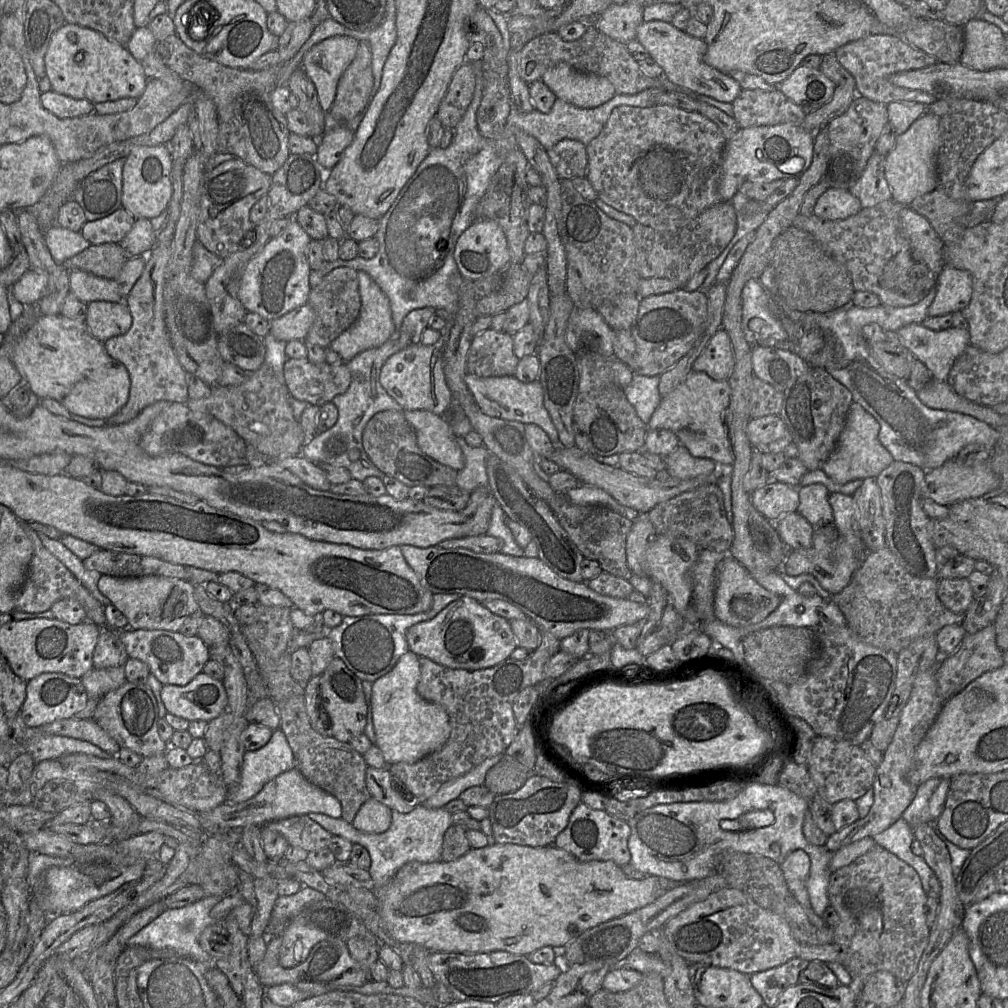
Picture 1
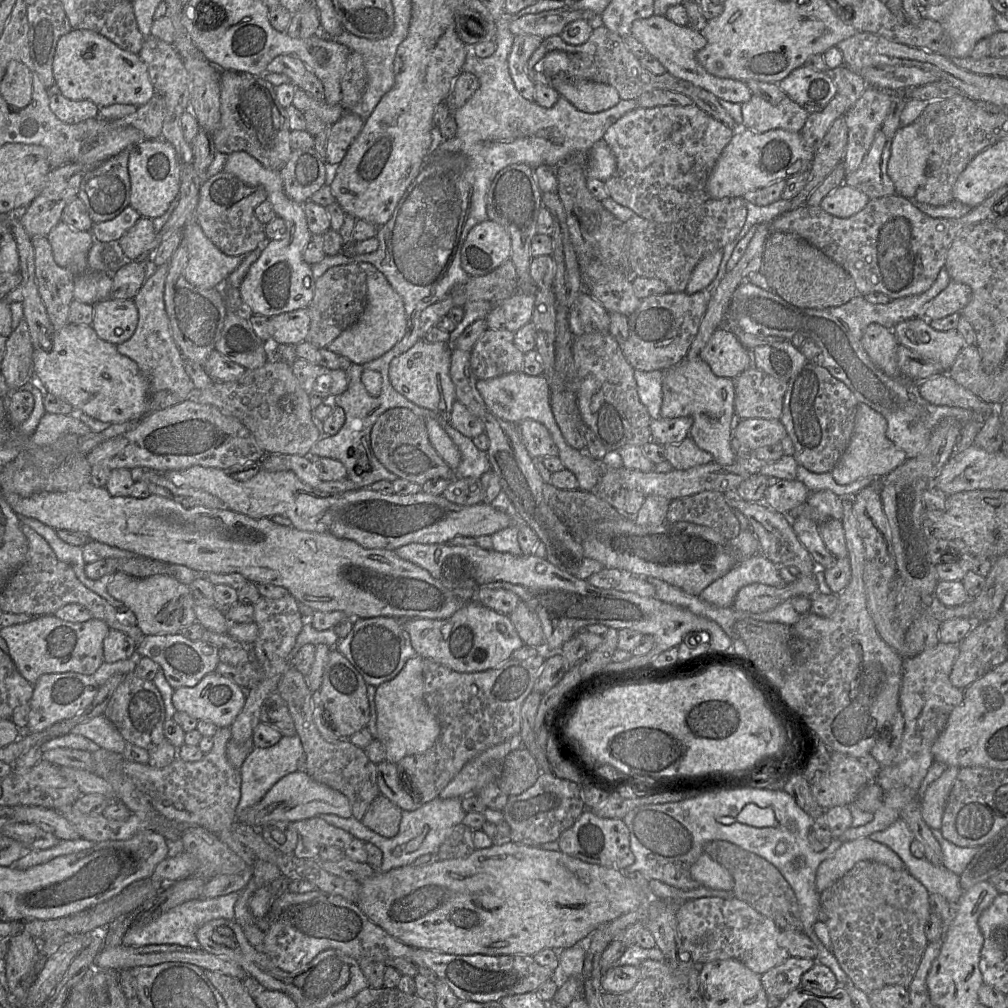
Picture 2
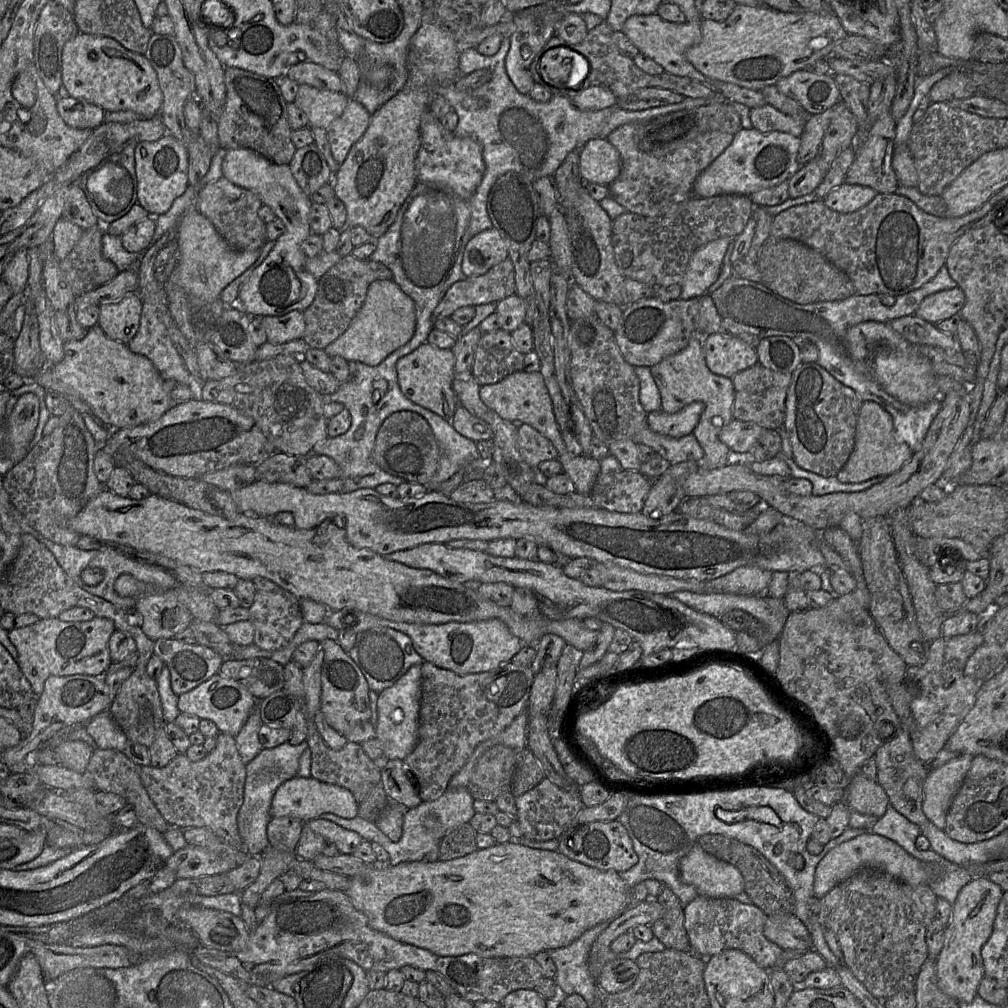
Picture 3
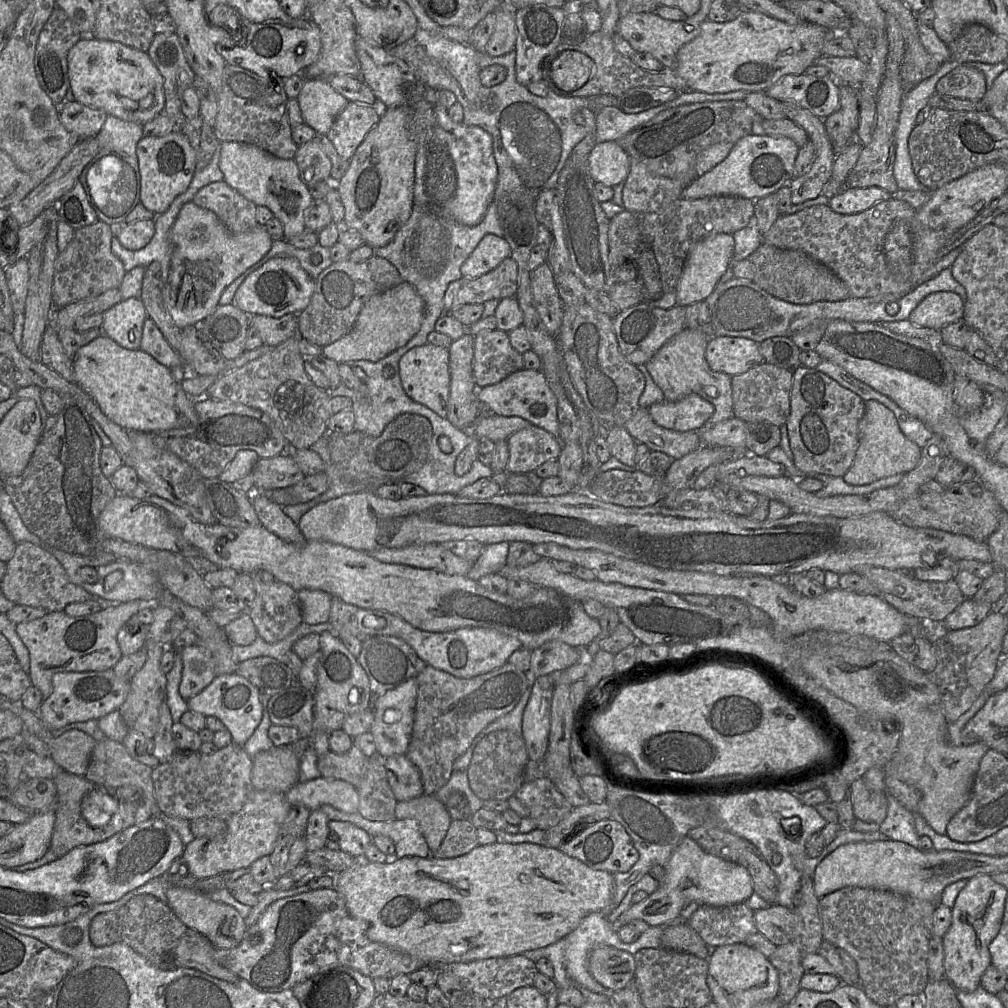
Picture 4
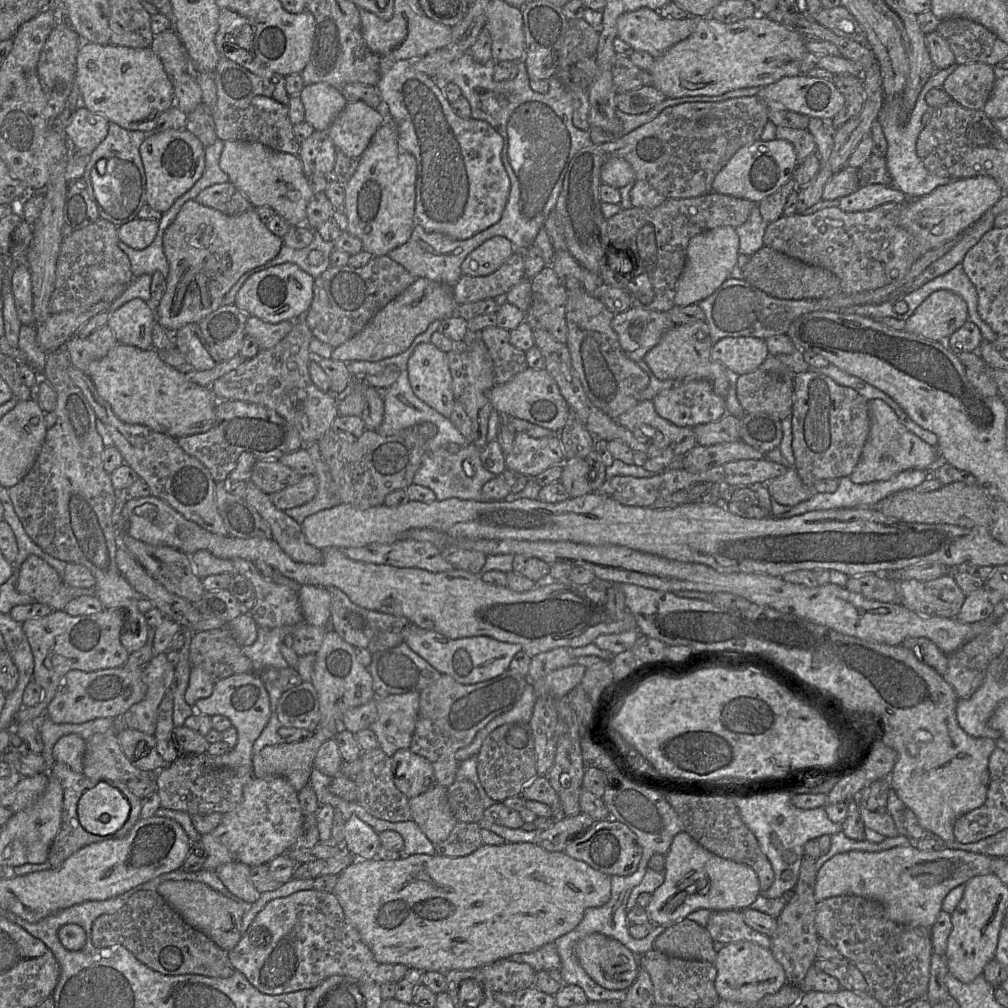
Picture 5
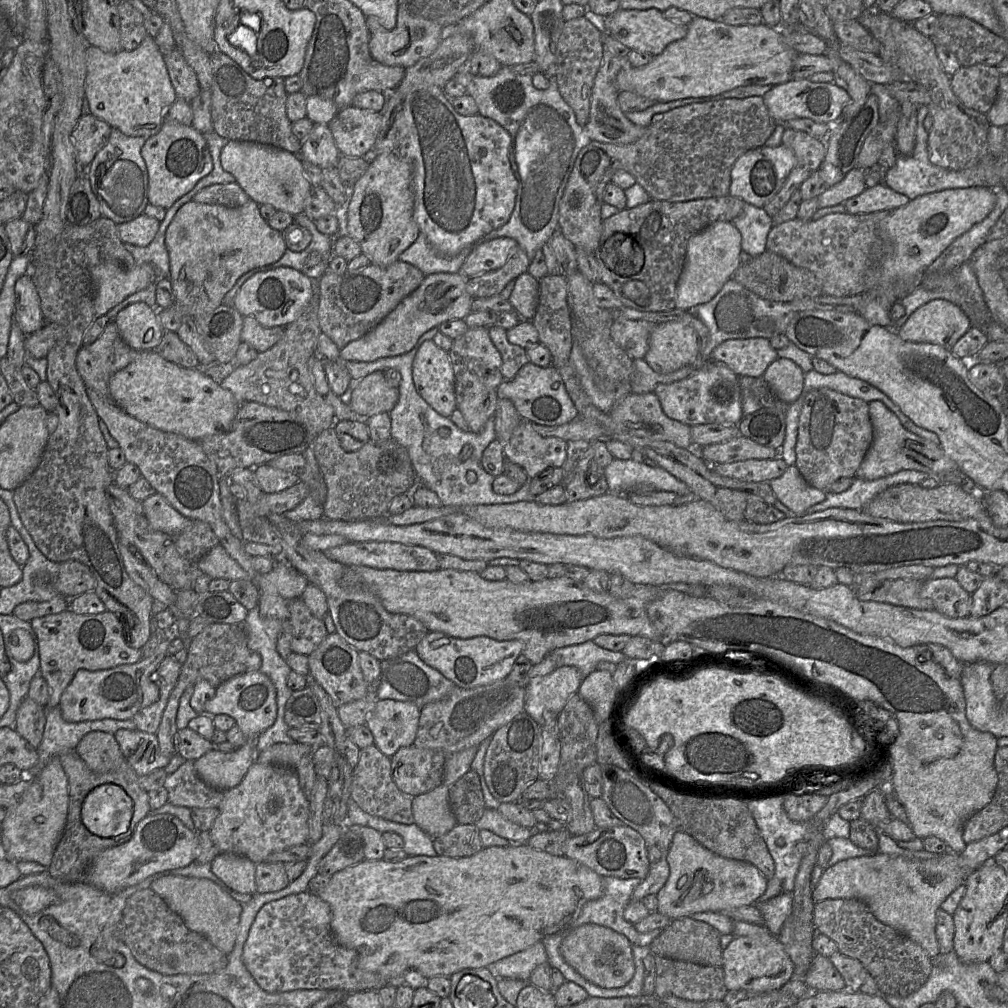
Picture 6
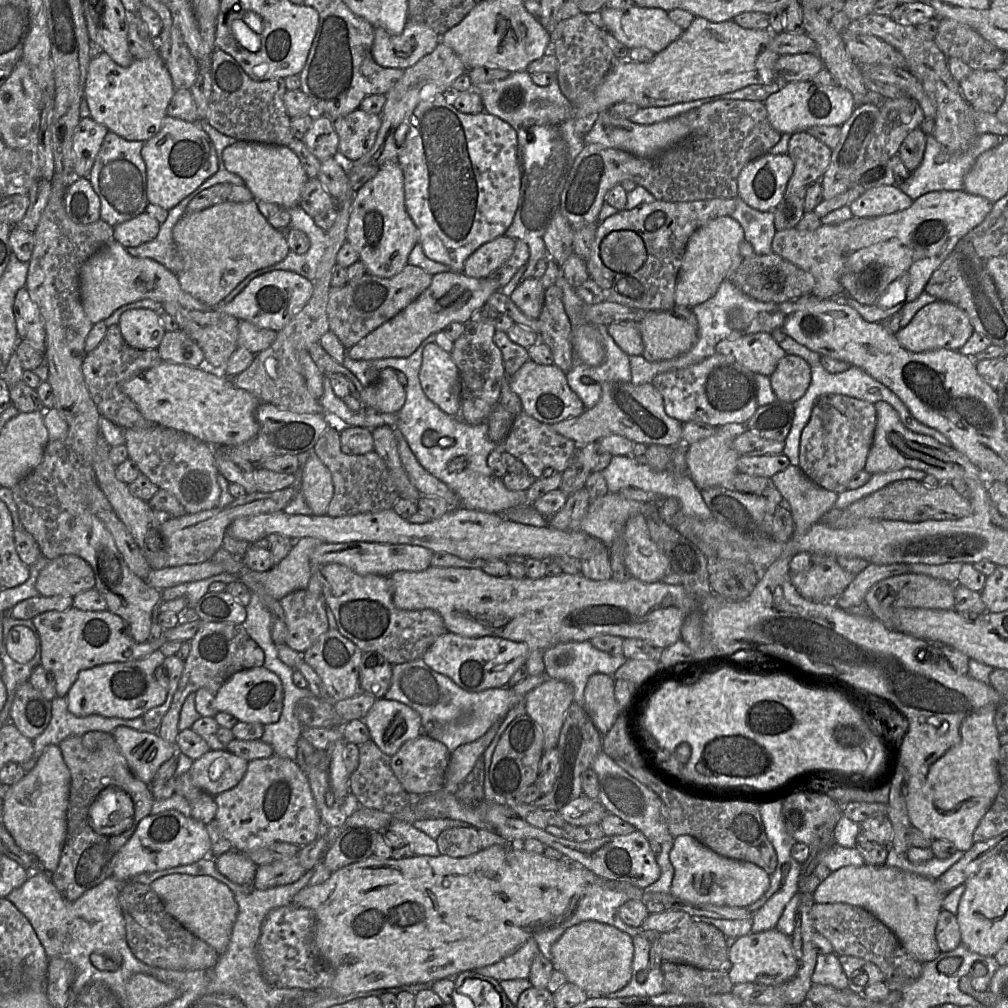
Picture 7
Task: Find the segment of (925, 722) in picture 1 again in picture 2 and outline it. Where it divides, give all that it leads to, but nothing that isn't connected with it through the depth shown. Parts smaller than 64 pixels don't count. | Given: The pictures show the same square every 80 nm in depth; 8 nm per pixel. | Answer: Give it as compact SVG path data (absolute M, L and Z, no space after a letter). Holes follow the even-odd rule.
M938 642L934 647L904 660L899 695L899 710L904 718L904 732L892 764L883 768L880 766L875 779L884 791L883 803L873 813L872 821L859 827L850 827L839 838L834 839L840 839L844 843L883 831L900 817L900 811L906 803L917 798L921 781L934 762L932 746L943 731L951 711L964 697L964 689L953 686L949 680L958 654L958 644Z

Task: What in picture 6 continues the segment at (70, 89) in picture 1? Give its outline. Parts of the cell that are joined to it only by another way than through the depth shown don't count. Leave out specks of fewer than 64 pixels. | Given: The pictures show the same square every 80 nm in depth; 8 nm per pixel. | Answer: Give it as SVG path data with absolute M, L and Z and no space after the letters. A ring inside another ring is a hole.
M147 35L133 51L122 49L108 53L90 45L86 50L87 75L85 99L90 113L131 137L149 138L157 134L164 119L164 112L176 100L164 55L154 38Z

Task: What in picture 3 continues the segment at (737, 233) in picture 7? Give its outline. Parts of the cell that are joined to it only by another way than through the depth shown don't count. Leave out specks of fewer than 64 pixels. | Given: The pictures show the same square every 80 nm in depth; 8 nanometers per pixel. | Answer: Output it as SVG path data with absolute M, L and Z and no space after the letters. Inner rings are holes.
M733 238L713 240L697 249L690 257L680 298L689 300L705 295L719 277L722 263Z

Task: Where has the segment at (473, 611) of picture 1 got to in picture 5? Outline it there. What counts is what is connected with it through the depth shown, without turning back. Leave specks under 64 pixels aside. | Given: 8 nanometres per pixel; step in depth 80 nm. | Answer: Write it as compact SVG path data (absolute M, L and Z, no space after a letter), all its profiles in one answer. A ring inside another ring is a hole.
M412 623L404 630L403 637L403 642L438 672L449 675L464 685L484 682L501 675L508 670L515 654L522 651L519 644L498 641L488 636L450 639Z

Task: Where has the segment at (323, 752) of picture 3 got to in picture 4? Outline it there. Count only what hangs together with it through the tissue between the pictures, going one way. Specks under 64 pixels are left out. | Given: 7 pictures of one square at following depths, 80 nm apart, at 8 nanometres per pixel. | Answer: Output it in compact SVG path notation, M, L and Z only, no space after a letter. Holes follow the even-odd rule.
M353 744L344 754L329 751L317 757L317 768L321 777L349 782L358 789L366 770L368 757Z

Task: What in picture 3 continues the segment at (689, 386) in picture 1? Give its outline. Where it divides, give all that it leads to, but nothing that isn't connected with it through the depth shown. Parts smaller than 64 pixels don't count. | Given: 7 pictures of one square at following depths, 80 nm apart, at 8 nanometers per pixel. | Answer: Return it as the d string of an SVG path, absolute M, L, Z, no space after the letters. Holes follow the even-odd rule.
M694 335L688 345L681 351L663 359L652 366L650 372L660 391L661 410L673 414L686 405L701 401L705 404L699 423L693 431L694 436L704 451L700 469L712 470L727 466L734 456L730 449L719 438L721 430L733 419L734 386L732 379L712 373L704 357L703 337Z

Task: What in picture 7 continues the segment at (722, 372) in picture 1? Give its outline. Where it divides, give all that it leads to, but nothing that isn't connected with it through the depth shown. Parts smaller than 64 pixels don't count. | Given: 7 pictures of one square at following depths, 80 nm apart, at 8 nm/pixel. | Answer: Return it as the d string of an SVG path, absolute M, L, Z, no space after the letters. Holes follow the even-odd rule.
M766 332L724 339L716 345L716 353L732 357L751 372L768 377L786 356L781 346Z

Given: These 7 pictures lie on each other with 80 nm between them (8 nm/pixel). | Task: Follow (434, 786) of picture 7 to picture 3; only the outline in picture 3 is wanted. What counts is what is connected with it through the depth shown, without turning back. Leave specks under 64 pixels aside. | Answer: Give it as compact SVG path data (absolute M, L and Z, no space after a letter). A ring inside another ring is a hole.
M383 755L381 760L373 762L381 770L381 783L391 802L399 803L408 809L422 802L418 786L403 760L388 760Z

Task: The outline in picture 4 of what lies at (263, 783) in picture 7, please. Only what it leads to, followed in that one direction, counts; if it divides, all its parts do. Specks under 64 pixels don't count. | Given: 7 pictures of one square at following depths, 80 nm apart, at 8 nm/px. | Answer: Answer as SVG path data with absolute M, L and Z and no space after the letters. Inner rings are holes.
M252 789L242 809L226 821L224 835L195 838L185 846L179 859L187 864L189 875L198 880L248 868L257 859L273 852L290 809L284 793Z

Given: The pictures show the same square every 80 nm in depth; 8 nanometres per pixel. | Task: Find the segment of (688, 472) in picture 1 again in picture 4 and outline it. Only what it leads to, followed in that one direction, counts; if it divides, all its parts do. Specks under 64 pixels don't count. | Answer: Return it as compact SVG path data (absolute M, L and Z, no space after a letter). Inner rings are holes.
M640 407L624 427L637 443L646 445L651 451L663 452L673 460L681 459L703 445L698 431L680 432L663 428L654 422L649 410L644 407Z

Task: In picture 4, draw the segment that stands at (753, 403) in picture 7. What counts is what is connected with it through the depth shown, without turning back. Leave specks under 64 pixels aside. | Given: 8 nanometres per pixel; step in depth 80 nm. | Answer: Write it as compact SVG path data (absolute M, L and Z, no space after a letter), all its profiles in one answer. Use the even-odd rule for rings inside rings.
M697 394L675 401L654 403L649 408L654 422L666 429L680 432L698 431L714 413L714 406Z

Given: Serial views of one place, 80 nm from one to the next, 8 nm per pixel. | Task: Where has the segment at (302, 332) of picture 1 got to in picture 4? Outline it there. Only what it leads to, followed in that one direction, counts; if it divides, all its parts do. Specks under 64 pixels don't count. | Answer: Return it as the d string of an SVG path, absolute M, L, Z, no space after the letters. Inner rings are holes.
M293 313L281 318L254 315L250 317L249 325L259 332L263 345L270 347L276 347L291 337L299 336L298 315Z

